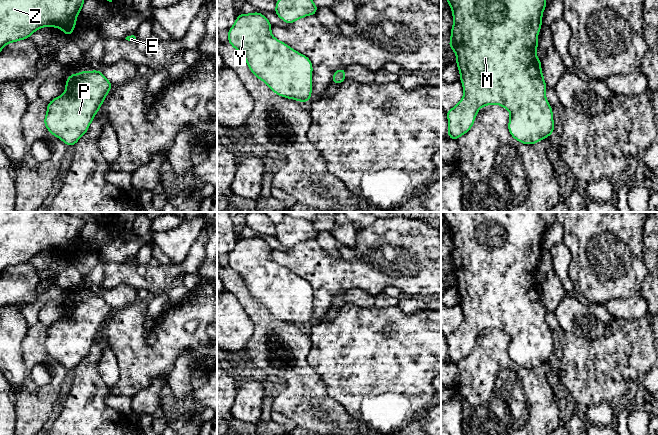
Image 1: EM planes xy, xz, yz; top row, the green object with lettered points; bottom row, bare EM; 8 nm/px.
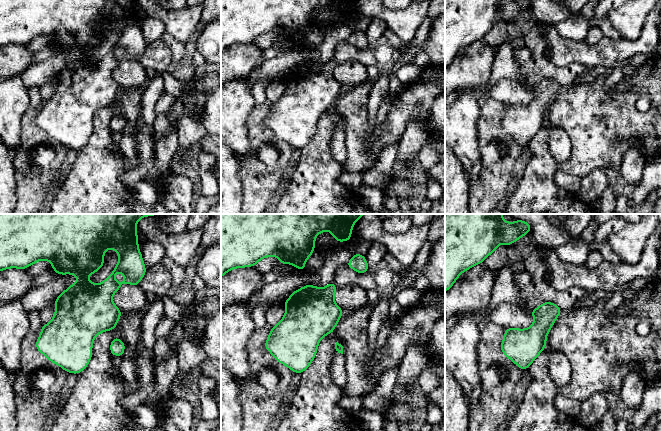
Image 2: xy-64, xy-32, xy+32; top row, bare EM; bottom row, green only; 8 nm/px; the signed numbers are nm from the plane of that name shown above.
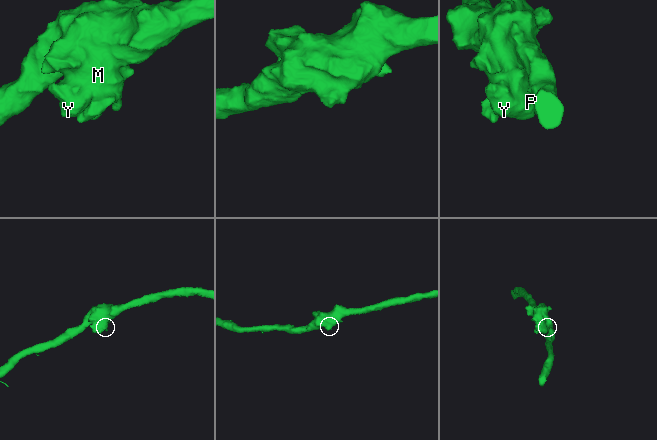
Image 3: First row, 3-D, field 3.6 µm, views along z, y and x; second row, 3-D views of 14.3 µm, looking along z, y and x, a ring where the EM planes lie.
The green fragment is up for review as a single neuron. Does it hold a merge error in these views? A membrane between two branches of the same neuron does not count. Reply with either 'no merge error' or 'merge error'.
no merge error

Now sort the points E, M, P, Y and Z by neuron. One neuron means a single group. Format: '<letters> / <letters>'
E M P Y Z

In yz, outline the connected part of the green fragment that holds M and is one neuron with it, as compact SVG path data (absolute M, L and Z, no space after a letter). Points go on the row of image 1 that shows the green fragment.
M447 0L450 4L453 14L453 27L451 29L451 39L449 47L456 53L456 64L460 71L460 81L463 84L464 96L461 101L452 109L447 111L447 119L449 121L448 137L457 140L461 135L467 133L474 124L475 117L480 108L490 104L498 104L510 111L510 120L508 130L512 137L523 144L535 144L540 140L551 136L555 130L553 123L553 112L549 102L546 99L545 91L547 86L541 71L541 61L536 56L538 48L537 36L541 29L542 14L546 7L546 0Z

